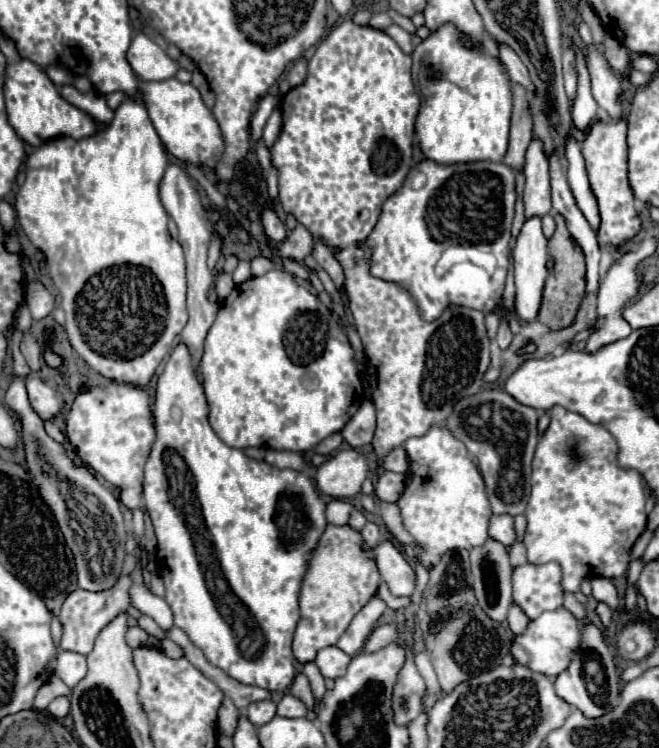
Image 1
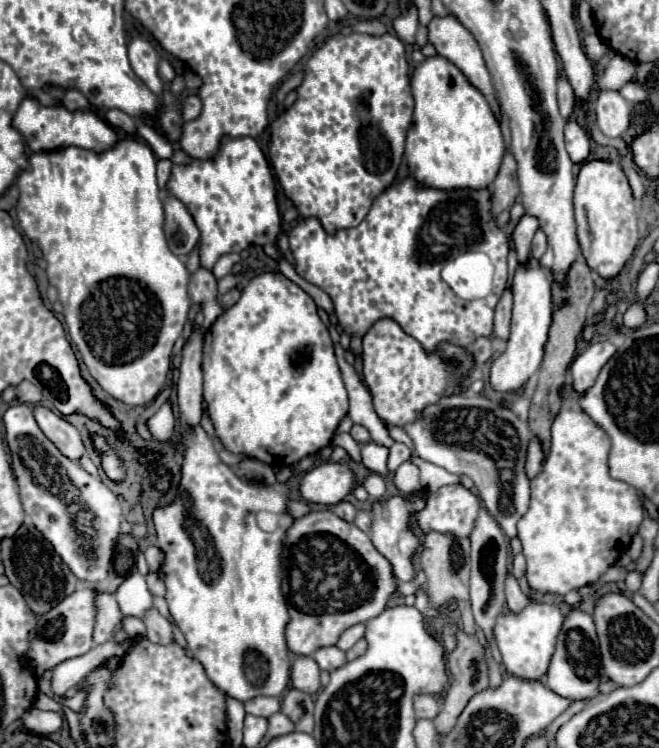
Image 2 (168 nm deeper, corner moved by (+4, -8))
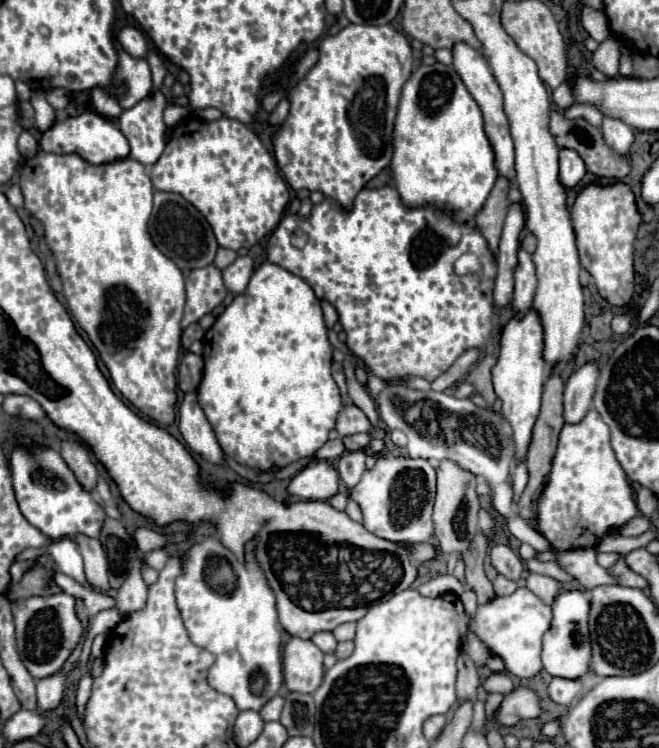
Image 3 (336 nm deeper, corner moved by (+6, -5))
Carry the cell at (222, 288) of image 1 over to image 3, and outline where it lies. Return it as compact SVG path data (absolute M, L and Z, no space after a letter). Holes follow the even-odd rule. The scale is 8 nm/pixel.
M238 256L228 268L222 270L222 280L224 280L224 286L232 292L232 294L240 294L246 286L248 286L248 280L252 276L252 268L254 262L250 256Z

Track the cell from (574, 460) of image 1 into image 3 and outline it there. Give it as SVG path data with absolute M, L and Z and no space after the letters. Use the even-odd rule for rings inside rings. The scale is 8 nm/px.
M590 408L578 424L562 426L548 482L536 502L536 516L528 520L550 544L550 550L536 552L536 560L558 562L558 558L570 550L594 548L600 538L622 528L636 514L638 508L632 486L610 446L610 428L600 414Z

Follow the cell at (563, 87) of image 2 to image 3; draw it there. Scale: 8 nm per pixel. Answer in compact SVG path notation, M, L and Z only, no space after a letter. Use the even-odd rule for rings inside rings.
M558 110L550 116L550 132L558 146L574 148L580 152L586 168L596 176L622 180L630 172L630 164L626 158L618 156L602 138L602 132L590 126L586 120L568 120Z

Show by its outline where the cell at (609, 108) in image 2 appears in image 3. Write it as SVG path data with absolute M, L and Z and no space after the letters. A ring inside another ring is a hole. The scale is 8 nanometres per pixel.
M604 116L602 120L602 136L606 140L606 144L620 156L628 154L630 150L630 144L634 142L634 130L622 122L620 118L610 118L610 116Z

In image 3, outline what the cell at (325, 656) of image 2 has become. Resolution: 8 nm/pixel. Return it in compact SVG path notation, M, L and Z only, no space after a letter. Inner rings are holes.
M318 632L312 642L324 652L324 654L334 654L336 652L336 638L332 636L332 632Z

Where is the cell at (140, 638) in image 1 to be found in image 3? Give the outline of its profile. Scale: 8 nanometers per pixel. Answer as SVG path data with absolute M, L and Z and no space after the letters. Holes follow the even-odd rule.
M60 670L48 678L36 680L36 694L38 694L38 706L44 710L52 710L60 704L64 694L64 682L66 674Z

